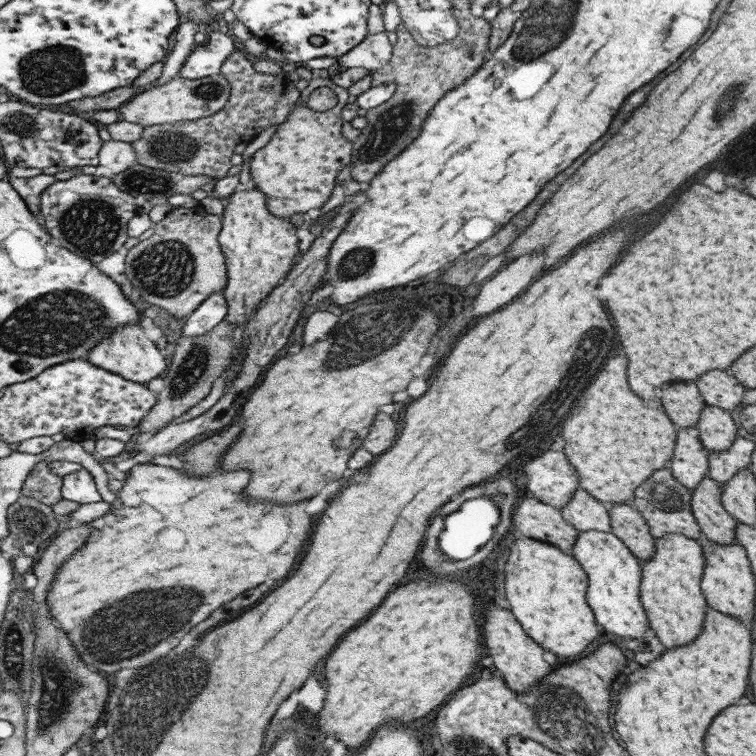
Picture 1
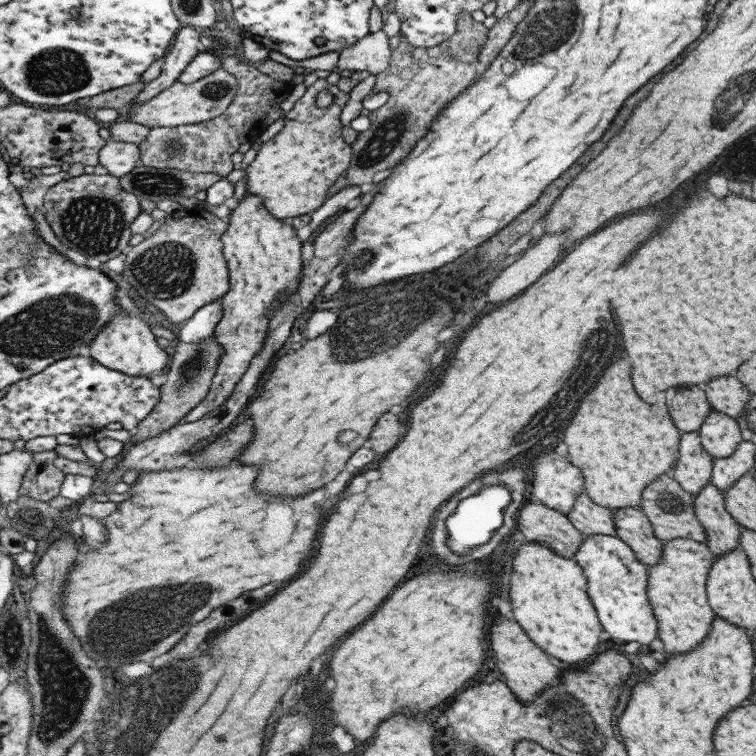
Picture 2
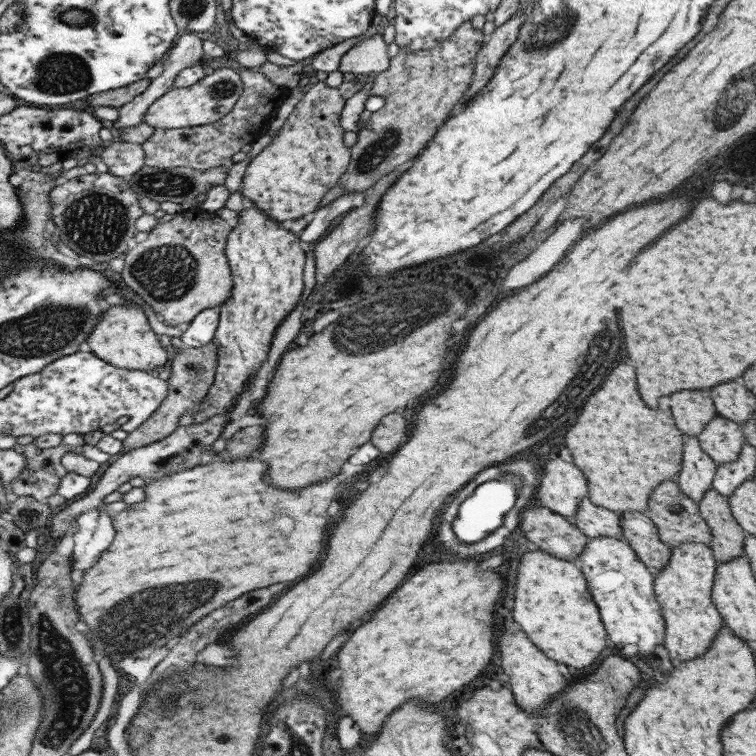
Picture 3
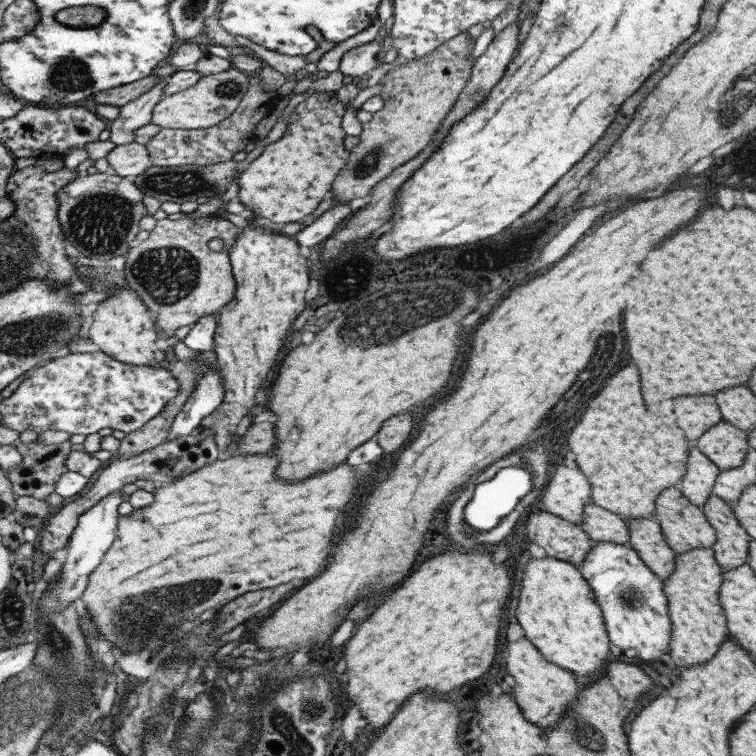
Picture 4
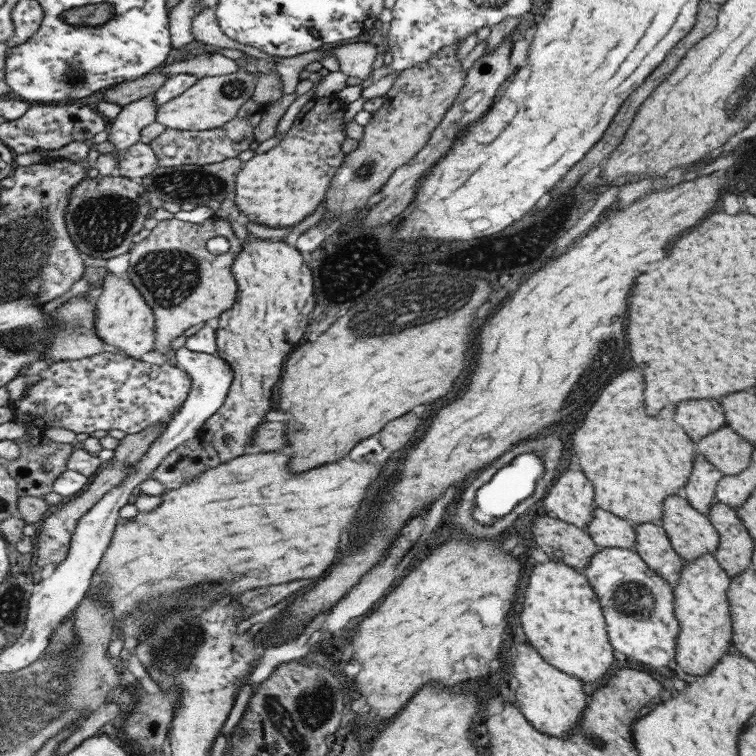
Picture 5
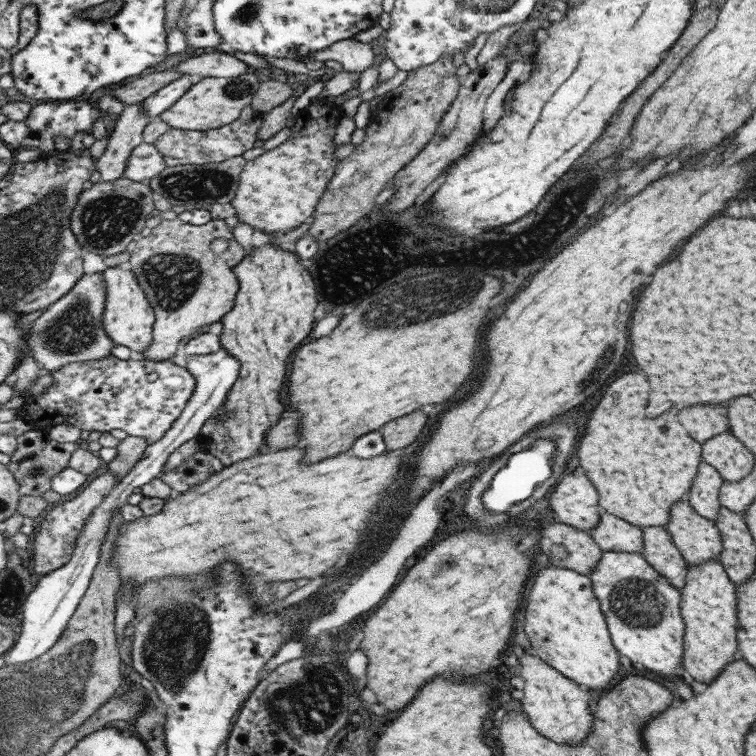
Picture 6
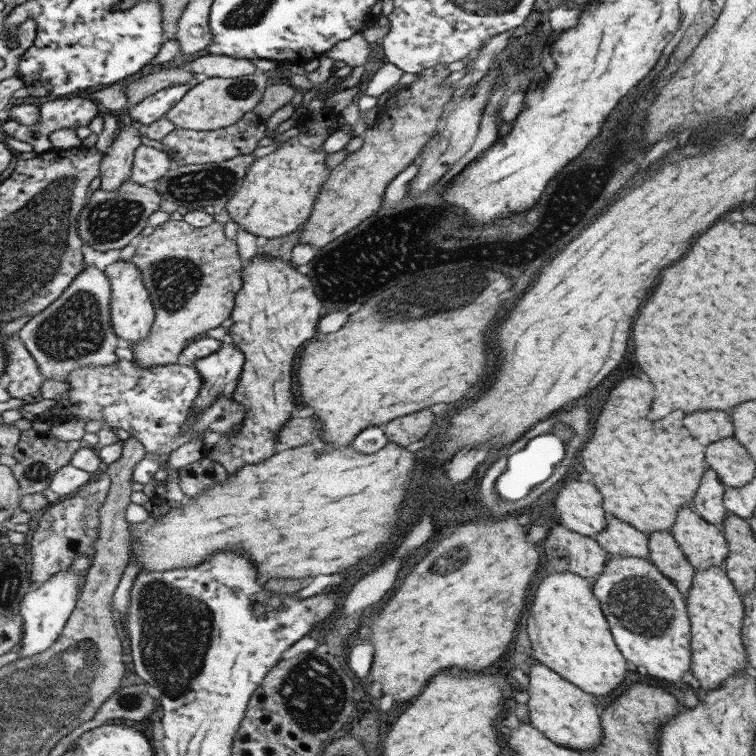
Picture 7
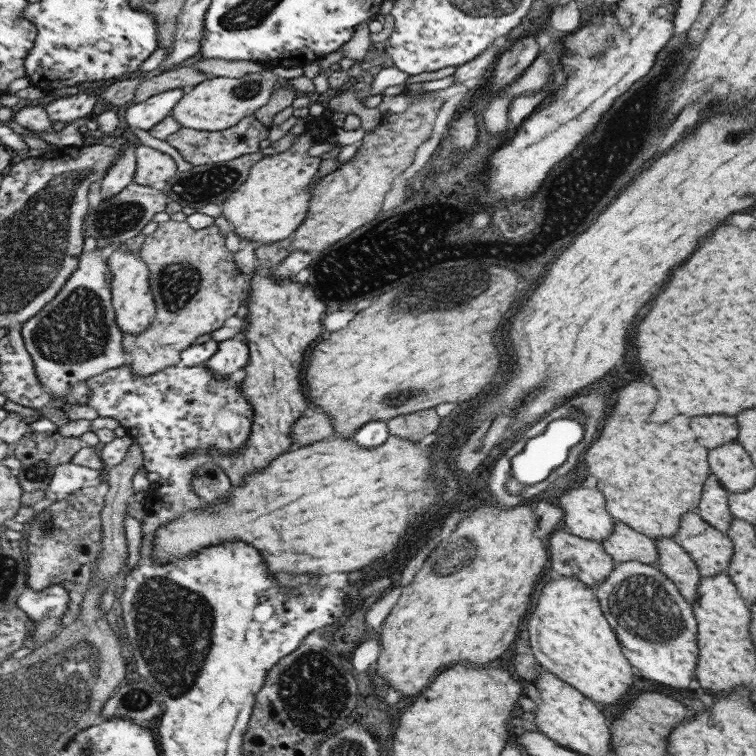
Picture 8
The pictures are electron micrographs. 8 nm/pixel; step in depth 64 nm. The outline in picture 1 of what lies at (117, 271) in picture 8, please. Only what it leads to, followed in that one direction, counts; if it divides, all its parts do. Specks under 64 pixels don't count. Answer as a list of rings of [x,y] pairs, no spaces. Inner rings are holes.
[[[139,323],[115,327],[115,330],[105,335],[99,343],[89,349],[87,361],[92,366],[103,368],[106,372],[117,374],[125,380],[143,384],[147,384],[151,378],[159,376],[167,366],[163,352],[145,336]]]

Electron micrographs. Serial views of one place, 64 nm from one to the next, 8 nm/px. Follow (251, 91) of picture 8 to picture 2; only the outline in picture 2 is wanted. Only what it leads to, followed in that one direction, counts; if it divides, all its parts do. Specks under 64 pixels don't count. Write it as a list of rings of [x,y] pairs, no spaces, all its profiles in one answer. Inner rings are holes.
[[[217,68],[213,73],[203,76],[191,84],[173,82],[143,104],[131,104],[127,112],[127,120],[149,128],[181,126],[181,124],[197,124],[219,116],[229,106],[233,96],[237,94],[237,81],[235,77],[223,68]]]

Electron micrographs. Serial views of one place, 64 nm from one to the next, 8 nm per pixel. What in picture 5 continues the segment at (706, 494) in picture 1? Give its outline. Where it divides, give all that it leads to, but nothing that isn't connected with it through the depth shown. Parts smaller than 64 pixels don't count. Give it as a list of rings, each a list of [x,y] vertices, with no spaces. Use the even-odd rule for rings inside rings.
[[[713,502],[707,519],[718,532],[718,542],[712,556],[729,578],[739,576],[750,566],[754,540],[743,527],[743,522],[729,505]]]

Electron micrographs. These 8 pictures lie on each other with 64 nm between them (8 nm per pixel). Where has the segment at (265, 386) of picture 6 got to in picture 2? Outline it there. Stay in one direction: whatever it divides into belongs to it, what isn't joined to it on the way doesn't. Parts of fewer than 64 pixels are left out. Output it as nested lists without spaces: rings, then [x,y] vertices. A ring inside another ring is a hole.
[[[243,194],[242,199],[229,214],[230,222],[221,236],[222,256],[228,270],[229,289],[221,296],[223,314],[213,333],[217,344],[223,348],[217,371],[205,398],[201,399],[180,422],[195,422],[215,410],[233,392],[251,360],[258,356],[265,338],[269,314],[285,300],[285,296],[298,290],[301,276],[301,242],[289,221],[276,220],[263,208],[261,198]]]

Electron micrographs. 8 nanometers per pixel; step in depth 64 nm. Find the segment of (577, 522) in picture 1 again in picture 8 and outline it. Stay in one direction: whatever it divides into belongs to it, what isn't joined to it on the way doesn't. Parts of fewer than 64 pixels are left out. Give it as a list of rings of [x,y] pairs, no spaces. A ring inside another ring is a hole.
[[[620,521],[613,522],[613,532],[607,538],[601,538],[600,545],[613,562],[637,560],[641,564],[657,563],[655,540],[629,528]]]

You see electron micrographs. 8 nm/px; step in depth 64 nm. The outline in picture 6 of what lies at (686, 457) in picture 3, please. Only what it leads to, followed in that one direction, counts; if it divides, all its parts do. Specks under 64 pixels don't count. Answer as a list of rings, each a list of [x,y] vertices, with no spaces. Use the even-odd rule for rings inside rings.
[[[704,461],[699,462],[697,474],[687,490],[686,500],[691,508],[710,521],[715,521],[719,514],[718,488],[721,486],[720,474]]]

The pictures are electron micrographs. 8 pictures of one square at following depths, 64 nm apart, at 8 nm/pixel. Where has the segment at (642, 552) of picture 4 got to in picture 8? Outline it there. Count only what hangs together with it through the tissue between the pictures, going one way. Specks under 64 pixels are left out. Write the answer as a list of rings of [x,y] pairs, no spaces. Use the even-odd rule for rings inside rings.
[[[659,536],[654,540],[657,547],[656,568],[673,582],[688,603],[693,603],[700,578],[695,563],[672,538]]]

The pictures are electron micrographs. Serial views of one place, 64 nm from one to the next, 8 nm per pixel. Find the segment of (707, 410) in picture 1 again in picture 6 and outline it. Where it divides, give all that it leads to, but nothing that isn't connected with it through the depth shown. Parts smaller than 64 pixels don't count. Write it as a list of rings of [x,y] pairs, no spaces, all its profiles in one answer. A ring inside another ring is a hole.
[[[725,430],[701,444],[701,458],[720,474],[722,480],[739,482],[753,468],[754,456],[730,431]]]

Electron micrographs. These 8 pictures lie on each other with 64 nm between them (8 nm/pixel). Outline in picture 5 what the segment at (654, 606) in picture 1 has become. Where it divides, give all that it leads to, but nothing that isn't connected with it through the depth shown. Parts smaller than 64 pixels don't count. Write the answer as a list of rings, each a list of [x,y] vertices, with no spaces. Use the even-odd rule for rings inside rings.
[[[712,553],[701,554],[695,560],[681,559],[681,572],[673,591],[673,615],[679,623],[679,634],[675,640],[675,662],[683,672],[693,676],[707,674],[719,658],[732,646],[731,617],[727,588],[729,577],[717,564]]]

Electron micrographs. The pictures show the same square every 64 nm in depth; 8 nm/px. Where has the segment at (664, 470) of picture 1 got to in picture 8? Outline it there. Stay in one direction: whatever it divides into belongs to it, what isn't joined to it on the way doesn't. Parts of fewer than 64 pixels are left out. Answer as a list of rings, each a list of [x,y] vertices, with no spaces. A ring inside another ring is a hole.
[[[697,512],[681,514],[672,539],[691,557],[699,576],[727,573],[733,543],[727,535],[707,524]]]

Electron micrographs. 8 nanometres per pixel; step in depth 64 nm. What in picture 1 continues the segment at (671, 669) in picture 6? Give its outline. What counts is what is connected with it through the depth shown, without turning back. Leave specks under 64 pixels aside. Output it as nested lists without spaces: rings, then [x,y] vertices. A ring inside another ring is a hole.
[[[587,530],[578,532],[571,555],[585,572],[587,588],[585,601],[593,611],[593,617],[601,631],[611,632],[619,638],[643,640],[649,629],[645,609],[639,601],[641,584],[641,562],[613,533]]]

